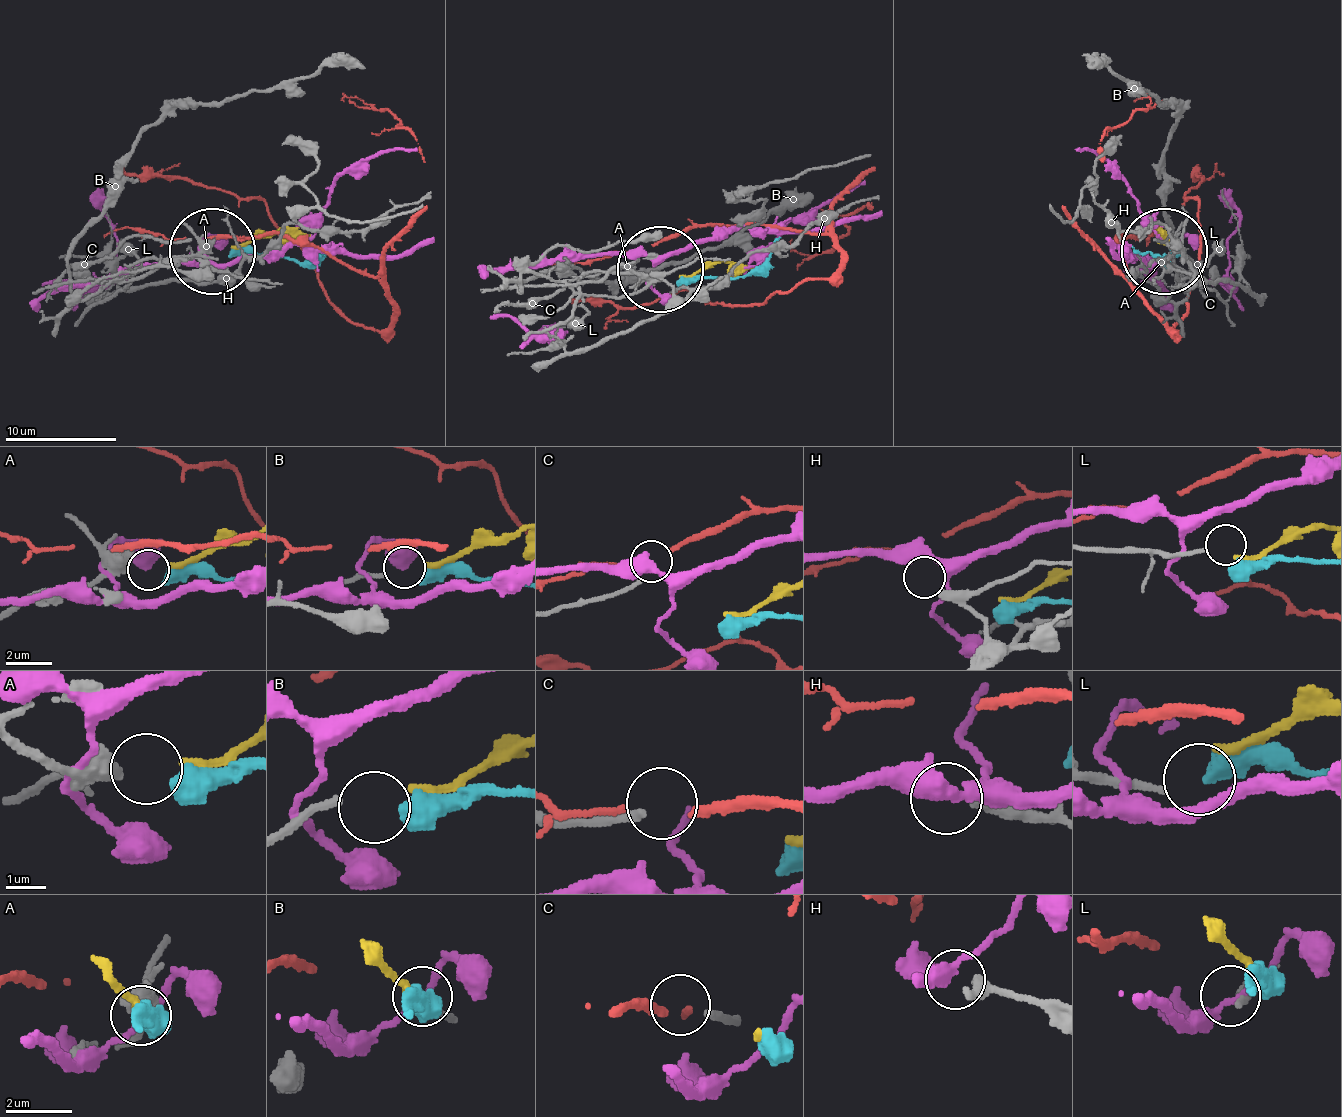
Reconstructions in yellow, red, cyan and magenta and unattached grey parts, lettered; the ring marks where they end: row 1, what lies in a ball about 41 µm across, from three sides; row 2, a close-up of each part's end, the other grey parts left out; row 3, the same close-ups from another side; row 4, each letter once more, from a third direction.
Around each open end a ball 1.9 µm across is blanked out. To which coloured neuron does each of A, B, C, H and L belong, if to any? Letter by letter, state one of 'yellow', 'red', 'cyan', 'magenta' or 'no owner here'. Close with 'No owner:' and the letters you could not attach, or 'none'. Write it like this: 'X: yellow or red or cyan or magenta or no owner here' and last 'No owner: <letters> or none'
A: yellow
B: cyan
C: red
H: no owner here
L: no owner here
No owner: H, L

